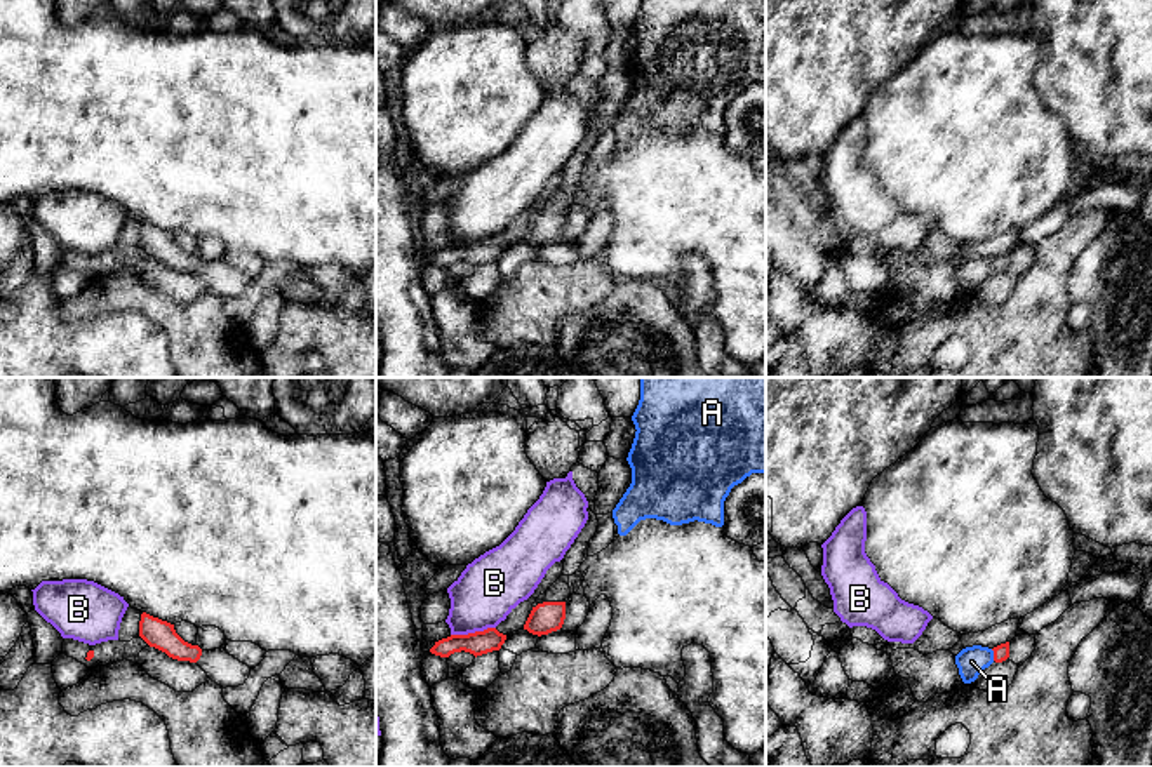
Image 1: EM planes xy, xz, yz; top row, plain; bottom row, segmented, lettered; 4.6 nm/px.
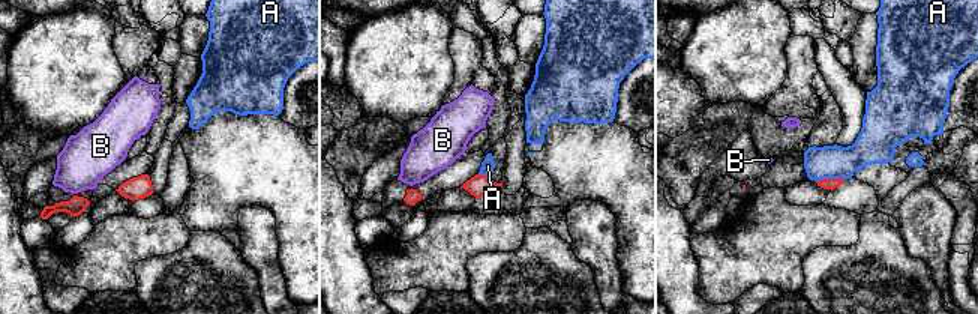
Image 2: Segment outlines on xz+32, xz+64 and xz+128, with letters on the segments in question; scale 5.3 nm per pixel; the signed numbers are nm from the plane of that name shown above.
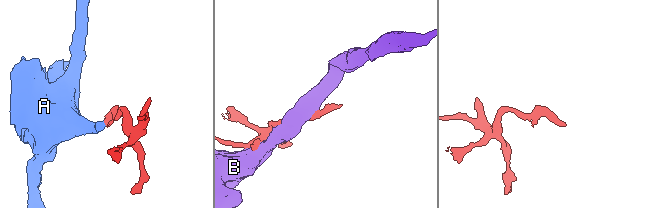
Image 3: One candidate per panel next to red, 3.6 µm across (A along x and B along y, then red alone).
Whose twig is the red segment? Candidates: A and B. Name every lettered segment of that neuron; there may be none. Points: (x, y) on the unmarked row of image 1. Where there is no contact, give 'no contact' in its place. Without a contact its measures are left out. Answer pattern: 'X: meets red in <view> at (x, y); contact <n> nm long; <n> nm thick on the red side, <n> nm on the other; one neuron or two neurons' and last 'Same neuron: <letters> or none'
A: meets red in yz at (994, 265); contact 60 nm long; 80 nm thick on the red side, 140 nm on the other; one neuron
B: meets red in xz at (472, 244); contact 220 nm long; 110 nm thick on the red side, 280 nm on the other; two neurons
Same neuron: A

